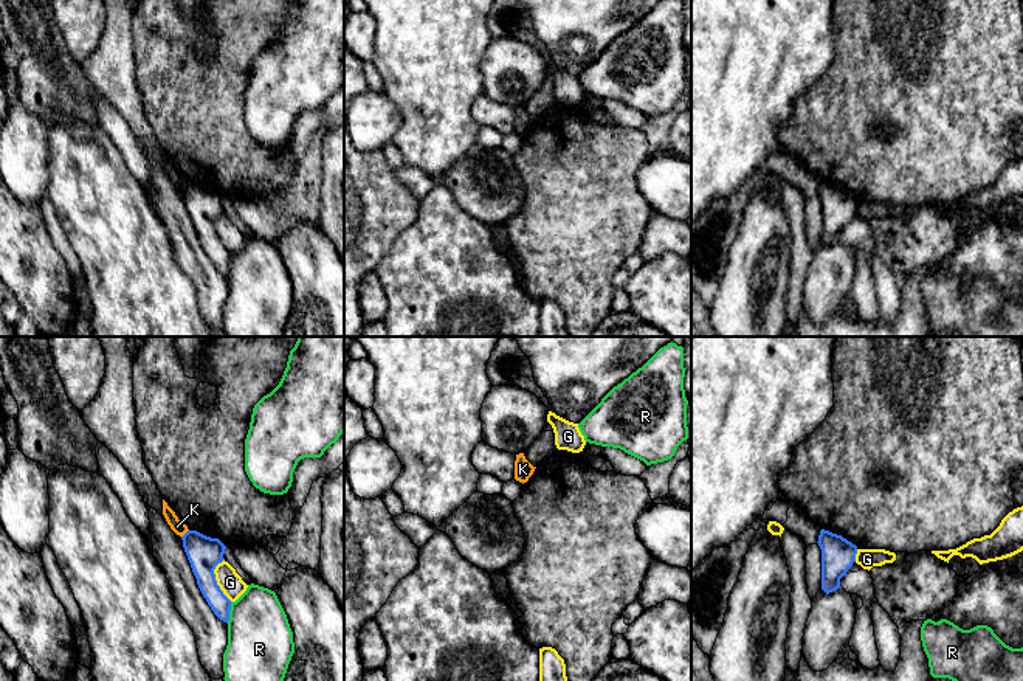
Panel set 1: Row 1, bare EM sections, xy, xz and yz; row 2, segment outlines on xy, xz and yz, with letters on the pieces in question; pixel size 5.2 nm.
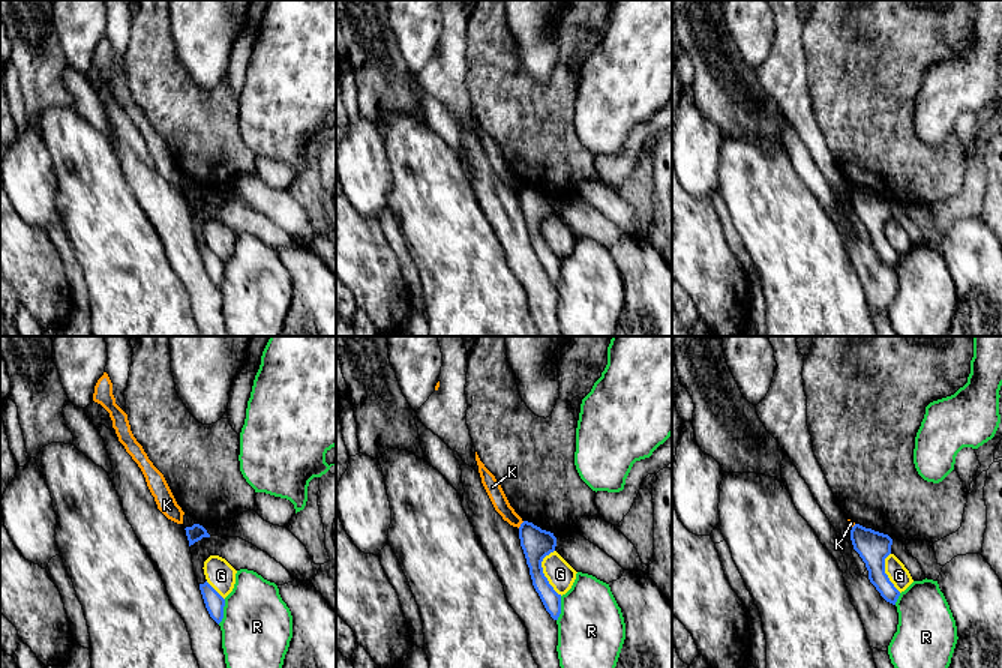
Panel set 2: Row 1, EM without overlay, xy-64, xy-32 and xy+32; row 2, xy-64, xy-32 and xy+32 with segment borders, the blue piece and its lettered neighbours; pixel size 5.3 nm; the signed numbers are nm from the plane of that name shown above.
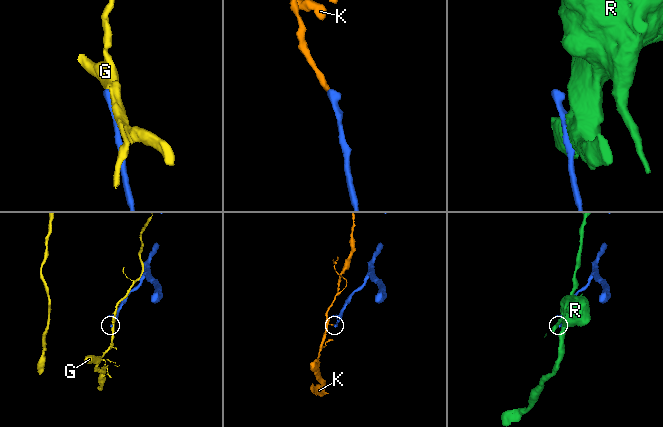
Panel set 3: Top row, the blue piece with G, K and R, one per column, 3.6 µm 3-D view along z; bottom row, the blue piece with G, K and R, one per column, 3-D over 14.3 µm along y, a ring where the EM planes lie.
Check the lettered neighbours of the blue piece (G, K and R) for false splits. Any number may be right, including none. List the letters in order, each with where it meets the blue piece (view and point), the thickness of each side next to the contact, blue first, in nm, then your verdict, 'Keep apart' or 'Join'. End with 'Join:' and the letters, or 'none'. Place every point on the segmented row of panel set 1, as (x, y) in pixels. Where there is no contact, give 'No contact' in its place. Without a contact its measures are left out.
G: Touches blue at xy (216, 580). Thickness 180 nm (blue) against 120 nm. Keep apart
K: Touches blue at xy (185, 534). Thickness 180 nm (blue) against 70 nm. Keep apart
R: Touches blue at xy (228, 613). Thickness 100 nm (blue) against 340 nm. Keep apart
Join: none

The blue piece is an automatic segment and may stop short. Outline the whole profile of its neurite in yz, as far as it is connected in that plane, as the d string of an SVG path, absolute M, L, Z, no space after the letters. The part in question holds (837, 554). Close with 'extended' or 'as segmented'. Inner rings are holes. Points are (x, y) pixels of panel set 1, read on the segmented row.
M822 529L818 535L822 549L822 589L829 594L840 586L840 579L856 562L857 546L843 538Z | as segmented

